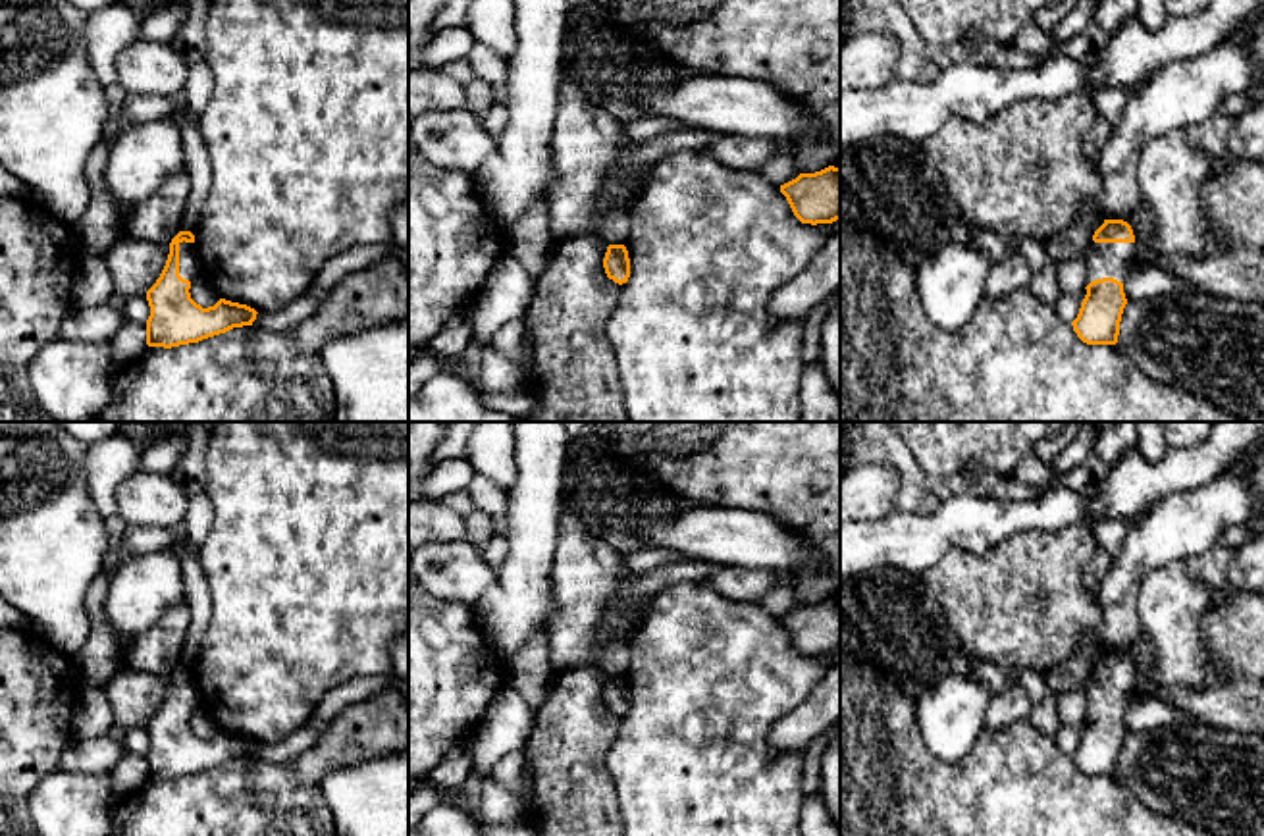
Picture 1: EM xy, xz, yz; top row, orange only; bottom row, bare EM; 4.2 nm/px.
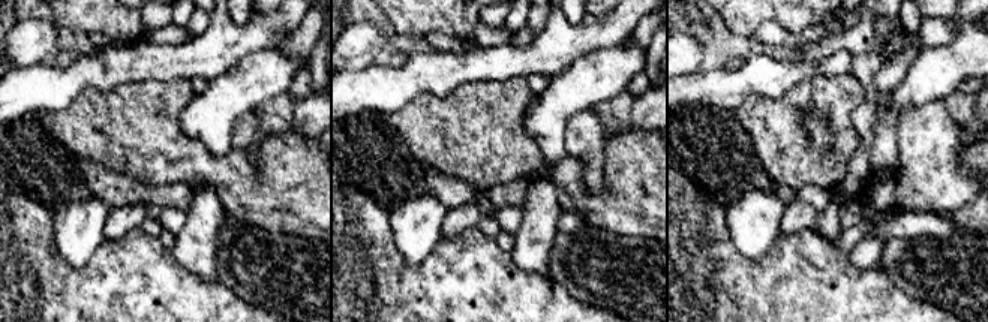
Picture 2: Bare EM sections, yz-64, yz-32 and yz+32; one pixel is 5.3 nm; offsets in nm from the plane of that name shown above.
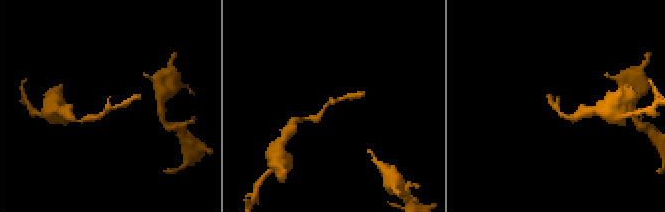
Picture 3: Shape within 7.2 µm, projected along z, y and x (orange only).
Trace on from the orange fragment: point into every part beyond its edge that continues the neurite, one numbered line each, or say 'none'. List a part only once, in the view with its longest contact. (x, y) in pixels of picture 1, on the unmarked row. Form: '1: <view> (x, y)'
1: xy (189, 700)

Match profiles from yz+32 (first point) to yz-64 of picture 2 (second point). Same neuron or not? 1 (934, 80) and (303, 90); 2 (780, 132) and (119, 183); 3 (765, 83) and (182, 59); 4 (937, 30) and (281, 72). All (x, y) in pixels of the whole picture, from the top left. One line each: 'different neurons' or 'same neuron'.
1: different neurons
2: different neurons
3: same neuron
4: different neurons

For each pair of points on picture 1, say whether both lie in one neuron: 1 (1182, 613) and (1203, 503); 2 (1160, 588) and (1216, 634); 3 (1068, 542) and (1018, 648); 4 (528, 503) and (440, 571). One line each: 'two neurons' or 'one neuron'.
1: two neurons
2: two neurons
3: one neuron
4: two neurons

